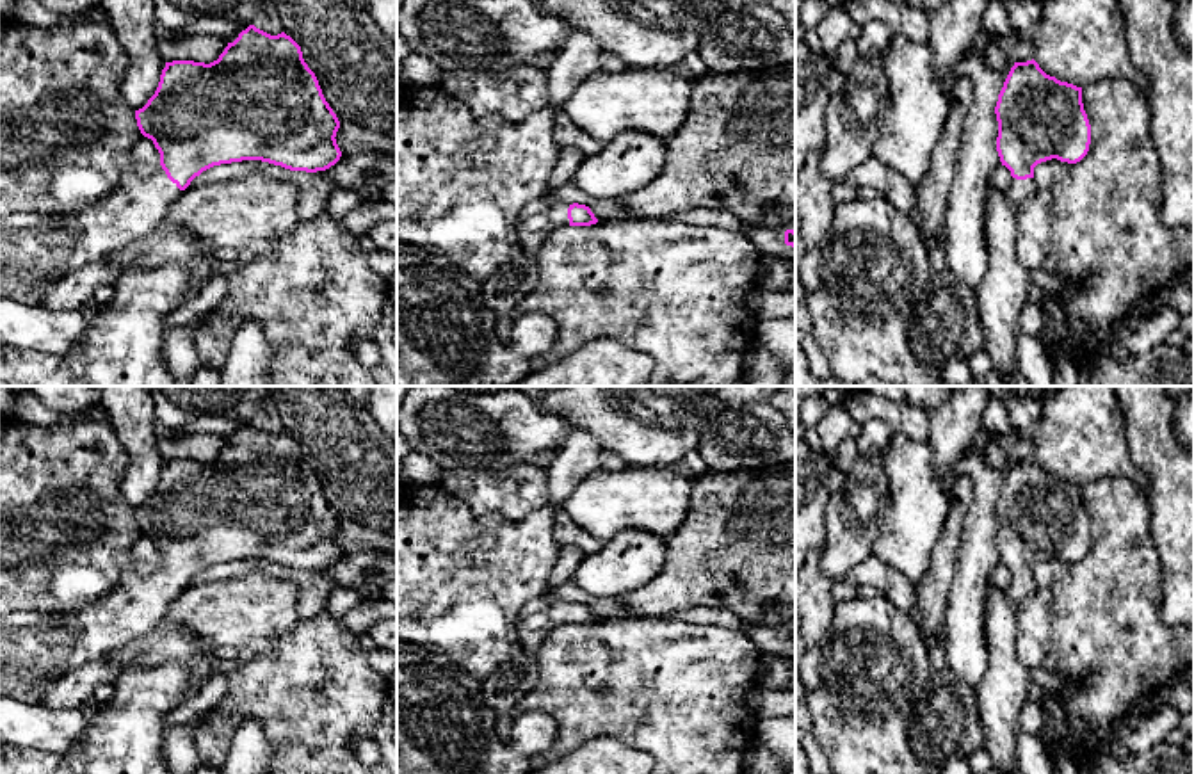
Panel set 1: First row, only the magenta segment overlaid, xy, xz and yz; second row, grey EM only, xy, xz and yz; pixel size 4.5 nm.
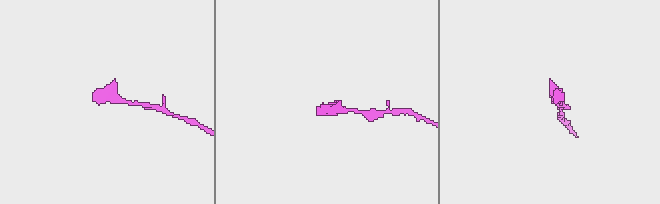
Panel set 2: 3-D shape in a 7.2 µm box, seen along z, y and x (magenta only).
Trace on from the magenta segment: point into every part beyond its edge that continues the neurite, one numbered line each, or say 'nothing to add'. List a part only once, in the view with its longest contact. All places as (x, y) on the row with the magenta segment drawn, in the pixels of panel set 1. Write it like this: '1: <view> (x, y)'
1: xy (36, 249)

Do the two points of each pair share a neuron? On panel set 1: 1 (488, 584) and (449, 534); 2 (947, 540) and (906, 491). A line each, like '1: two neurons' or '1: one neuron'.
1: one neuron
2: two neurons

